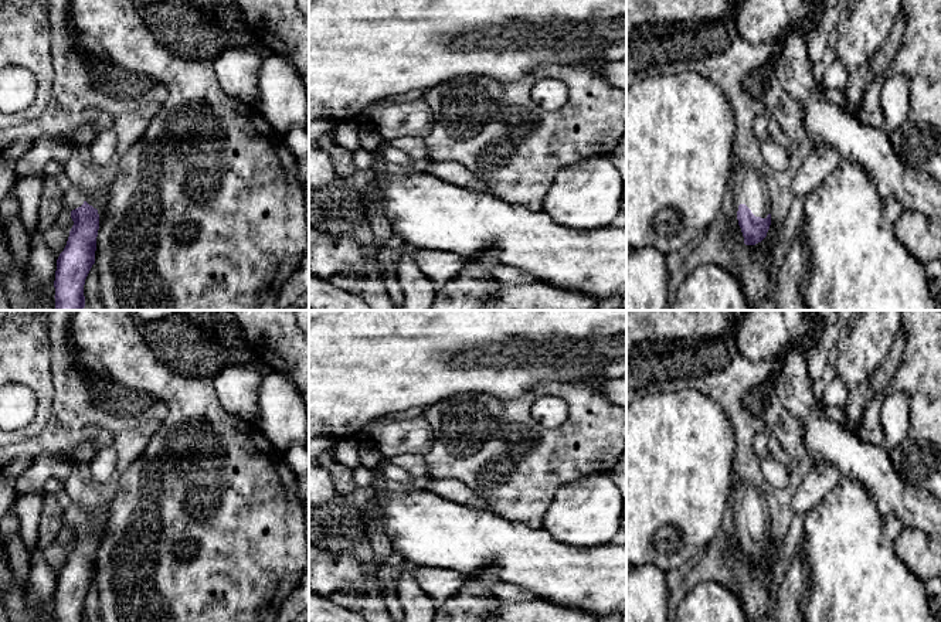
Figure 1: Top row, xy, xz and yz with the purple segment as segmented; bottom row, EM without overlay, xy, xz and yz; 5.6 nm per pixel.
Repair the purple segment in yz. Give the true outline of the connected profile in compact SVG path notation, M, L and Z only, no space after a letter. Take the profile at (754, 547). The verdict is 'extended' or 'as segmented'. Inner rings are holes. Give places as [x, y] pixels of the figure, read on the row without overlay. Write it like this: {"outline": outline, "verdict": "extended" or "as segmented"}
{"outline": "M733 480L730 504L744 561L761 560L771 543L771 516L765 497L757 486Z", "verdict": "extended"}

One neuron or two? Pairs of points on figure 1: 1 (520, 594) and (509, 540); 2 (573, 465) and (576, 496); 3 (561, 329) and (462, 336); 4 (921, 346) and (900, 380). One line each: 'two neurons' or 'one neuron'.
1: two neurons
2: two neurons
3: one neuron
4: one neuron

